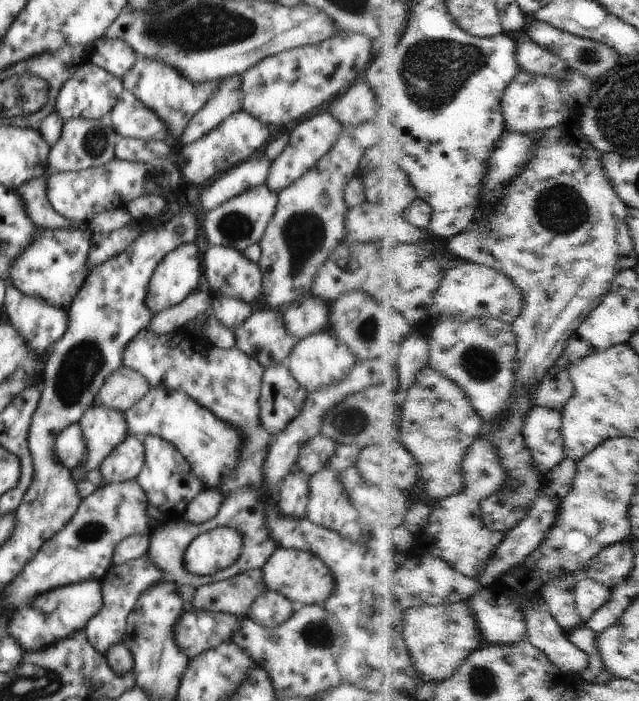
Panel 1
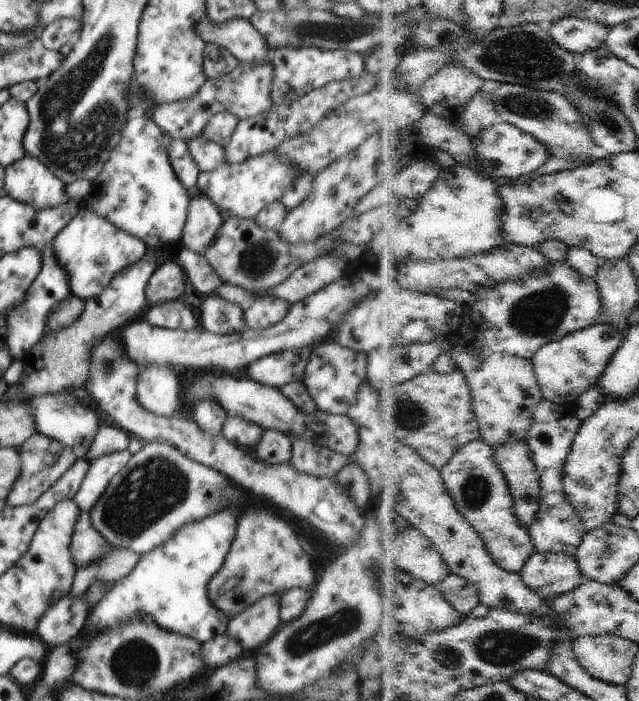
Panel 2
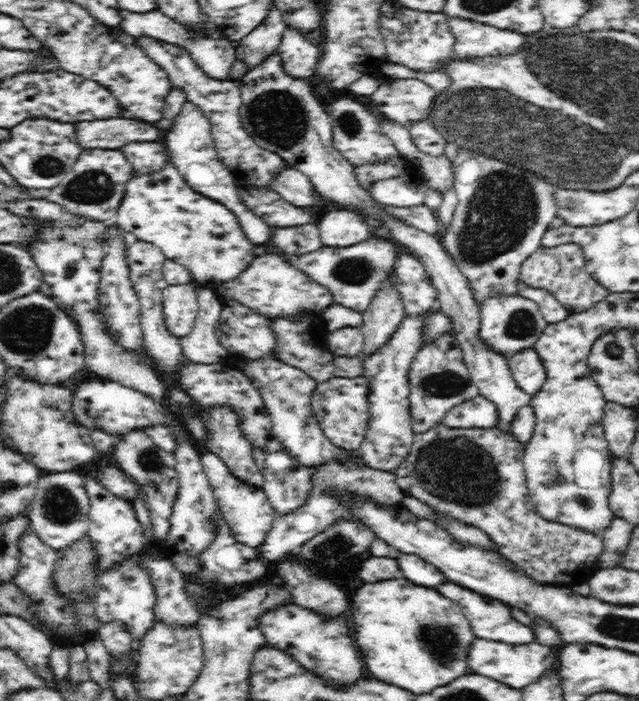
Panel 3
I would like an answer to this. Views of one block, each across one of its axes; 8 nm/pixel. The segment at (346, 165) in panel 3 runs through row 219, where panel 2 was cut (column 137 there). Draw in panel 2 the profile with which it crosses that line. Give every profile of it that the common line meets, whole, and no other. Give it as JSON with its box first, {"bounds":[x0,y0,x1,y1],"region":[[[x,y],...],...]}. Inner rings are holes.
{"bounds":[136,366,180,418],"region":[[[170,366],[141,368],[137,380],[136,398],[140,406],[156,416],[170,418],[178,410],[180,379]]]}

